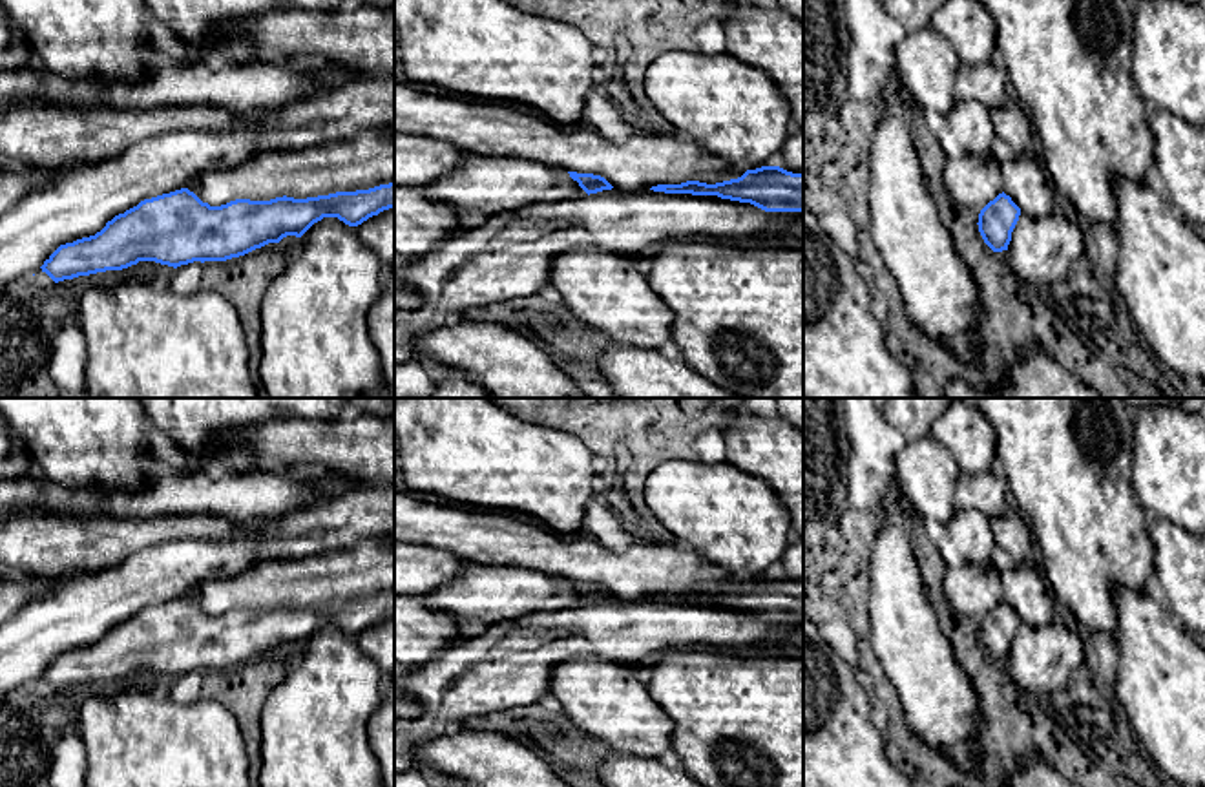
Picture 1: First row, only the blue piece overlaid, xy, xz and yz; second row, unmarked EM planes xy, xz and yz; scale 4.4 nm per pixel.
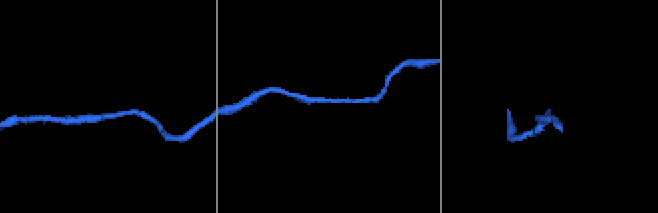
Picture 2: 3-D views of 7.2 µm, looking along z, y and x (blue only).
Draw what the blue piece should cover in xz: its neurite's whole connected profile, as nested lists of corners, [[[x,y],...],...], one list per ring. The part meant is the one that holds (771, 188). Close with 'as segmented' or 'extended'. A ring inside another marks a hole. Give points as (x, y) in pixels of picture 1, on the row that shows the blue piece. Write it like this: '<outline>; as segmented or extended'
[[[780,166],[747,170],[741,177],[707,184],[686,181],[681,184],[657,184],[654,192],[718,195],[721,199],[750,203],[765,212],[803,214],[803,172],[792,173]]]; as segmented

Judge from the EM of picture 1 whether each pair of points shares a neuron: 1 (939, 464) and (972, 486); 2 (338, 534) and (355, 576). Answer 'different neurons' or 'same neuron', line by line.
1: different neurons
2: different neurons

